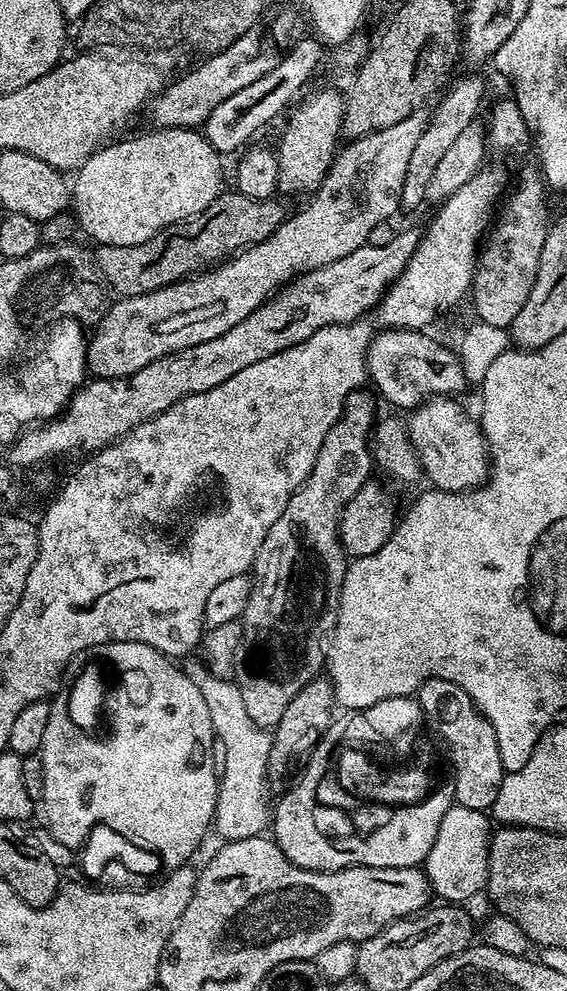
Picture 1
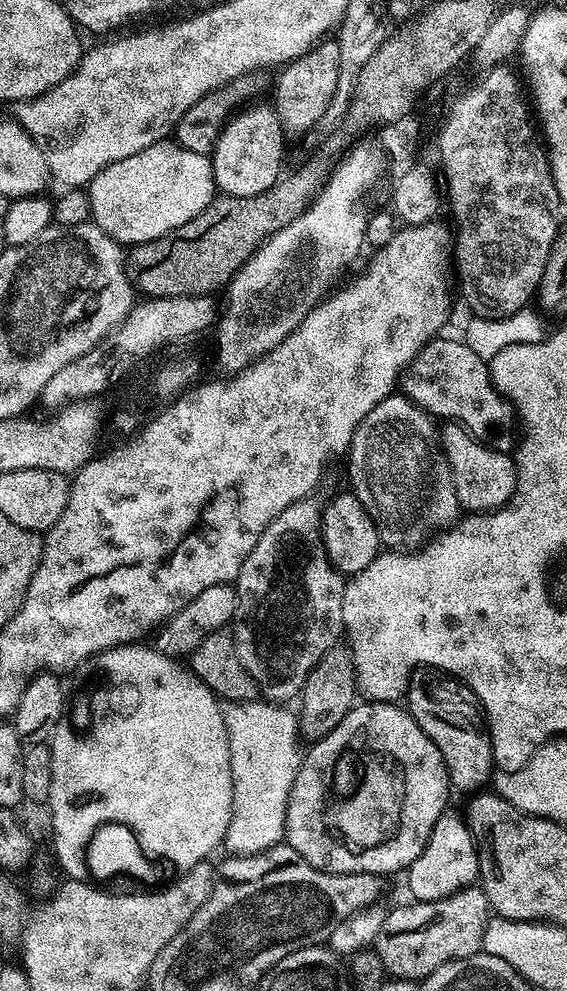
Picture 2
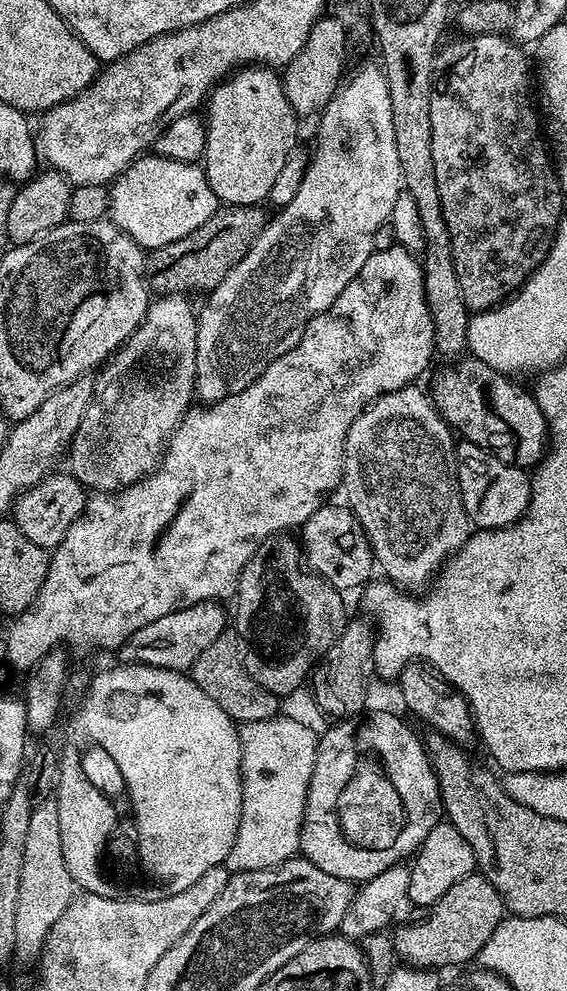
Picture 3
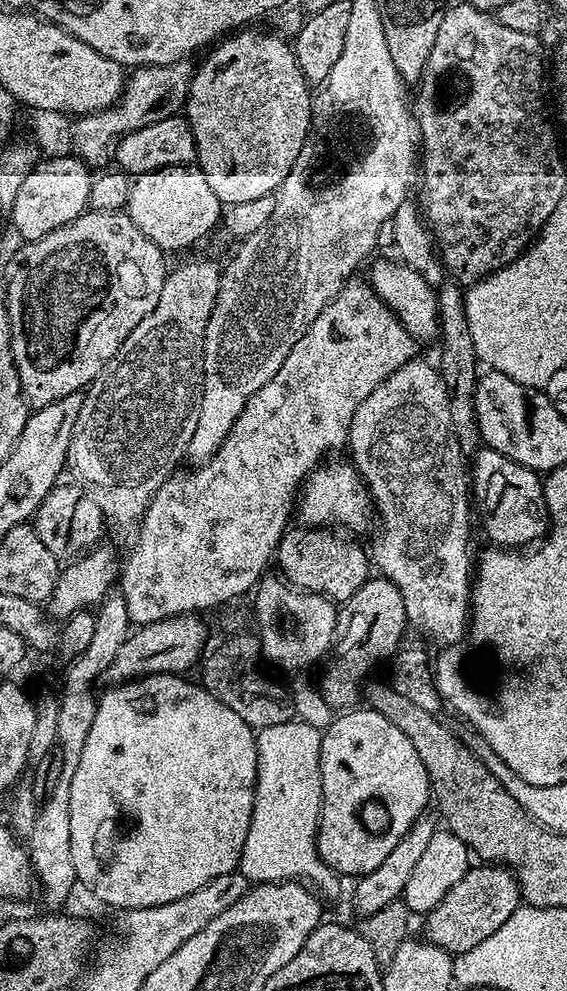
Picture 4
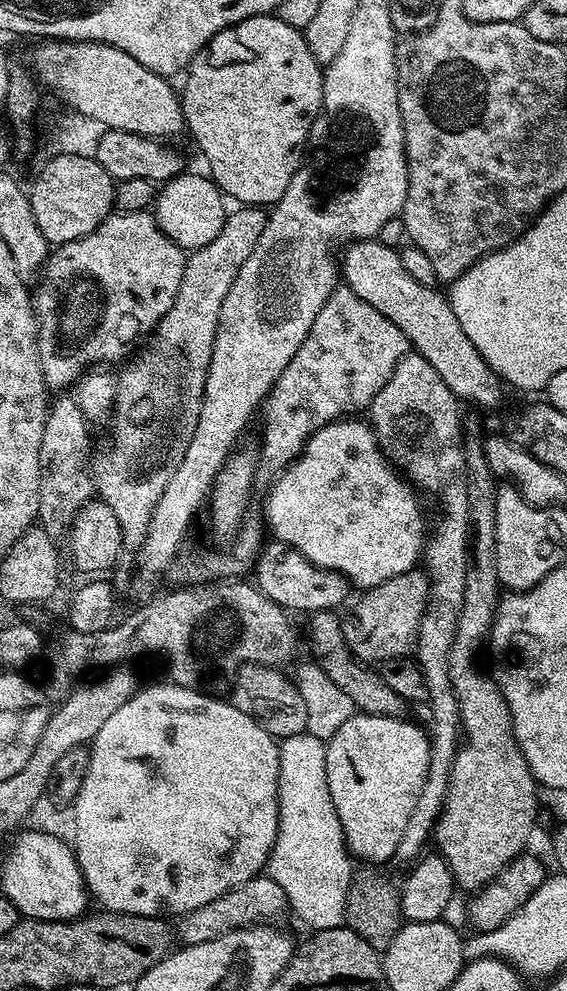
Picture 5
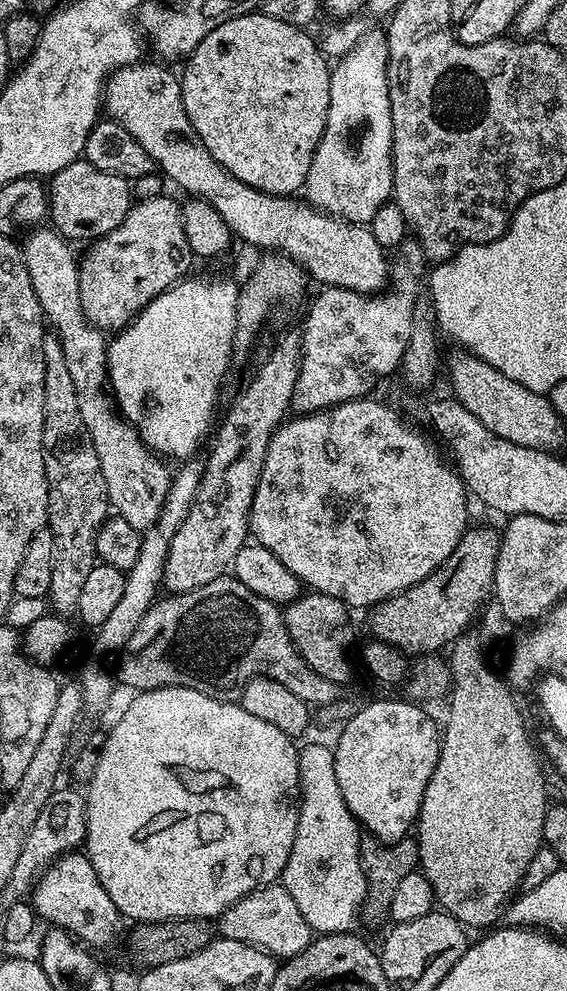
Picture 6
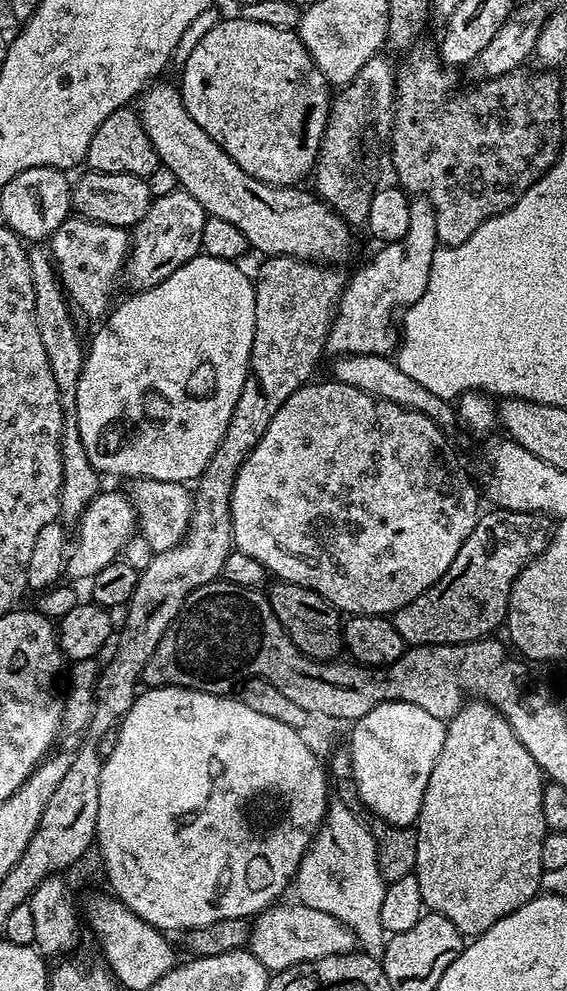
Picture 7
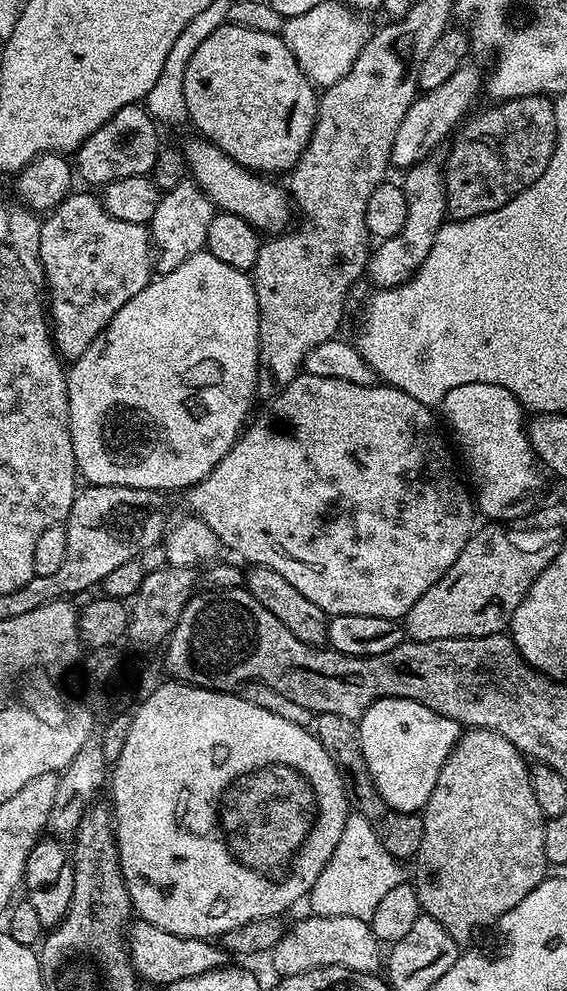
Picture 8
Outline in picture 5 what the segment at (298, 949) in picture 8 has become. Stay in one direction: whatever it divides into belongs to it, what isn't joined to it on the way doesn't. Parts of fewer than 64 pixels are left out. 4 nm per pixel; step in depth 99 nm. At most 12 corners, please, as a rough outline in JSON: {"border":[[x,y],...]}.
{"border":[[261,874],[179,921],[184,944],[210,942],[288,908],[282,886]]}

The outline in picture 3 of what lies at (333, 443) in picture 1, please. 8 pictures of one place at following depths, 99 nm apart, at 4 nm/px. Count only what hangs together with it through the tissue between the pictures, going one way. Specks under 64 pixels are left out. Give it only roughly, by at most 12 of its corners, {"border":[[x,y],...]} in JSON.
{"border":[[292,534],[246,562],[244,665],[287,698],[344,629]]}

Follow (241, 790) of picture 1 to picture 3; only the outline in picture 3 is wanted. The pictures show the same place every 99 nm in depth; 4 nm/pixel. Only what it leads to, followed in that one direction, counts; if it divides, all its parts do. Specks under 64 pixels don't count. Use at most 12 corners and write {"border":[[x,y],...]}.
{"border":[[239,725],[242,818],[229,873],[300,852],[318,736]]}

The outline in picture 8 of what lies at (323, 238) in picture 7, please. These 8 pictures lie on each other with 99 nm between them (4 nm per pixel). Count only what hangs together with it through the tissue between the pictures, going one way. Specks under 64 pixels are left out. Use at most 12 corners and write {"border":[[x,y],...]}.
{"border":[[207,140],[182,144],[191,179],[261,233],[289,227],[289,193]]}

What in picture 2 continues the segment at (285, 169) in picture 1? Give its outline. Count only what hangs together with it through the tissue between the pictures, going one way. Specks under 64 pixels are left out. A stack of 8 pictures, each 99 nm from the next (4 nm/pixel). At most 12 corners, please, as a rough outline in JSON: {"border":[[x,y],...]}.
{"border":[[328,38],[275,77],[289,137],[313,131],[334,98],[340,59]]}

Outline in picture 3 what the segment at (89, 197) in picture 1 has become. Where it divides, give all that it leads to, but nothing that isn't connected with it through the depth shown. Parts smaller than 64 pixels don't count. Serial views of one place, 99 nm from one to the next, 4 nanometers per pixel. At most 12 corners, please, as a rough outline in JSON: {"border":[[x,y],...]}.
{"border":[[144,154],[112,181],[107,215],[145,250],[217,207],[199,163]]}

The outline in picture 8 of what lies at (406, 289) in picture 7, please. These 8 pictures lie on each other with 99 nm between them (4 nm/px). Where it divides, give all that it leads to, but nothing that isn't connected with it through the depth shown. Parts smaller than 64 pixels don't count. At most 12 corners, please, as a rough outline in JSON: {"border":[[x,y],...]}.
{"border":[[439,163],[407,169],[402,230],[368,258],[381,289],[412,279],[446,222]]}

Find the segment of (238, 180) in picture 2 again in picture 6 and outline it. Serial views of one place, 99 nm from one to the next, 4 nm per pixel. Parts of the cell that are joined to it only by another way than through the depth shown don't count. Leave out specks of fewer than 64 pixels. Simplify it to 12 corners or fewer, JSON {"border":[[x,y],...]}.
{"border":[[263,10],[180,76],[202,146],[259,192],[299,193],[332,73]]}

